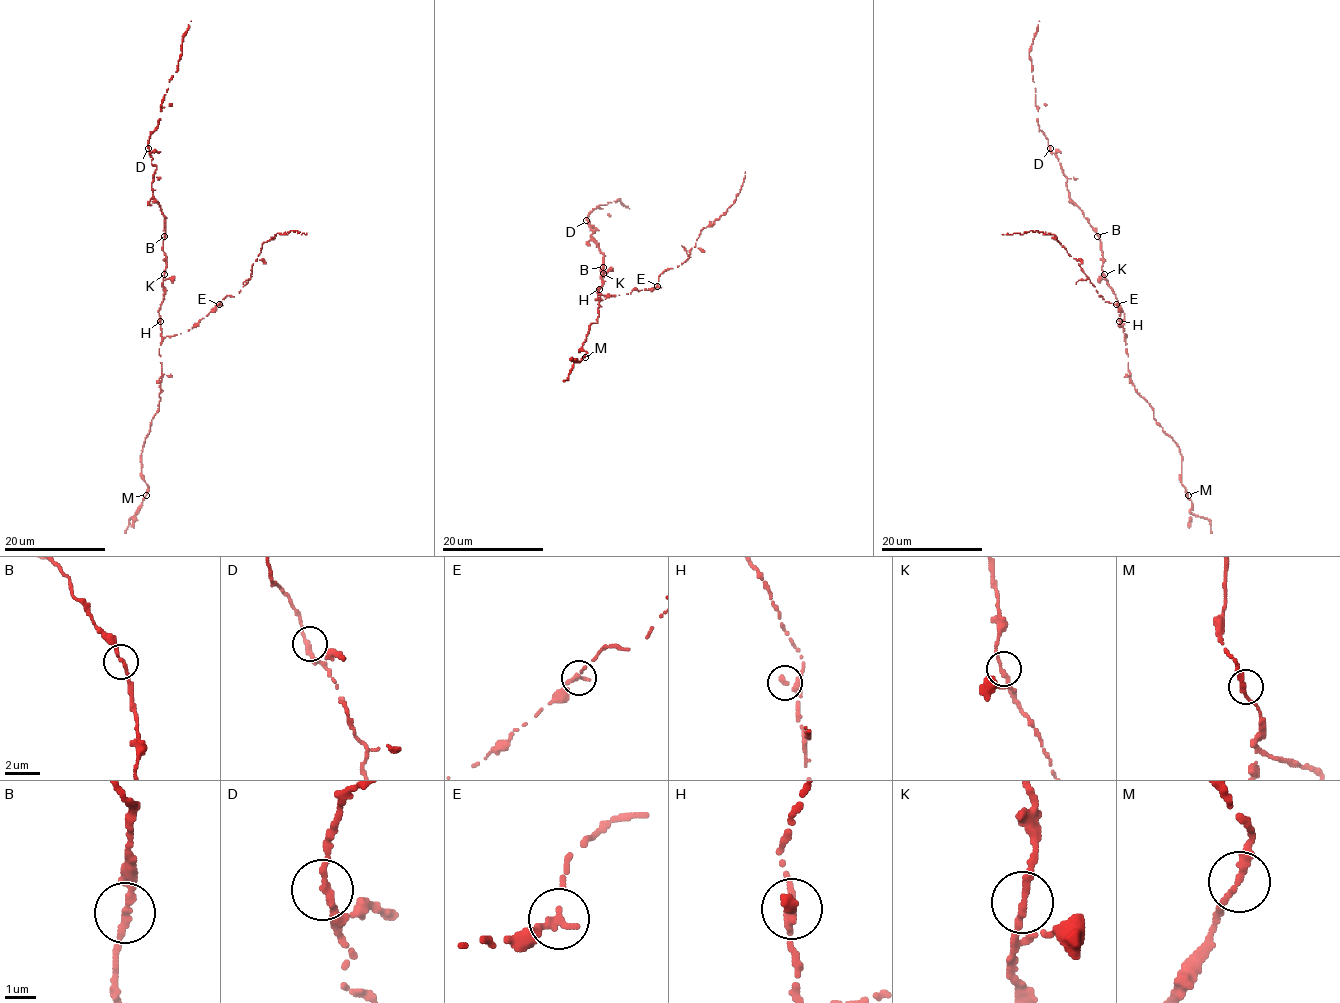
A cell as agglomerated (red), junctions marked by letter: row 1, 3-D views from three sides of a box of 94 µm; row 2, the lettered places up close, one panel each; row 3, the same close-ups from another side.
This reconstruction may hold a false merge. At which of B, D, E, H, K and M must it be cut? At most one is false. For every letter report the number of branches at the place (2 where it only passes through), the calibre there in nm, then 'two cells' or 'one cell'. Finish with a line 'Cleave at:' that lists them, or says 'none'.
B: 2 branches meet; 240 nm thick; one cell
D: 2 branches meet; 240 nm thick; one cell
E: 2 branches meet; 240 nm thick; two cells
H: 2 branches meet; 240 nm thick; one cell
K: 2 branches meet; 240 nm thick; one cell
M: 2 branches meet; 280 nm thick; one cell
Cleave at: E

